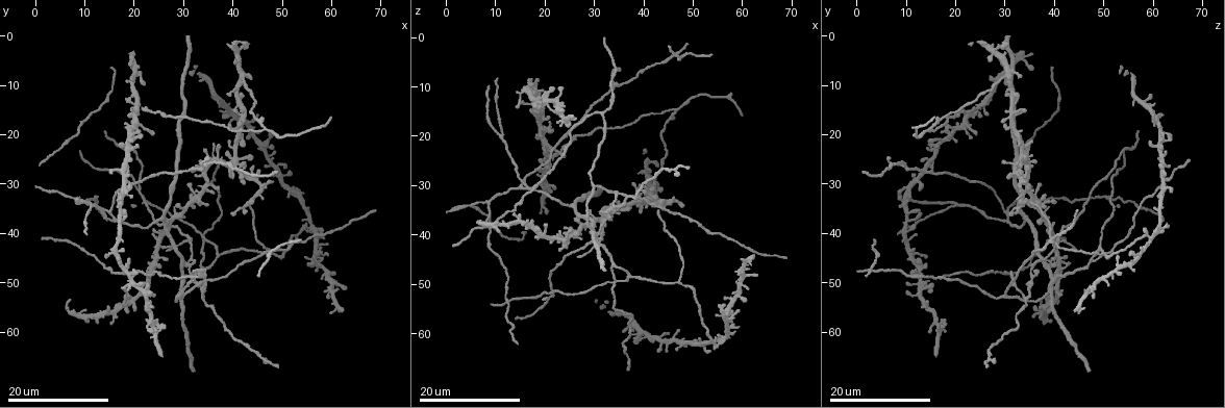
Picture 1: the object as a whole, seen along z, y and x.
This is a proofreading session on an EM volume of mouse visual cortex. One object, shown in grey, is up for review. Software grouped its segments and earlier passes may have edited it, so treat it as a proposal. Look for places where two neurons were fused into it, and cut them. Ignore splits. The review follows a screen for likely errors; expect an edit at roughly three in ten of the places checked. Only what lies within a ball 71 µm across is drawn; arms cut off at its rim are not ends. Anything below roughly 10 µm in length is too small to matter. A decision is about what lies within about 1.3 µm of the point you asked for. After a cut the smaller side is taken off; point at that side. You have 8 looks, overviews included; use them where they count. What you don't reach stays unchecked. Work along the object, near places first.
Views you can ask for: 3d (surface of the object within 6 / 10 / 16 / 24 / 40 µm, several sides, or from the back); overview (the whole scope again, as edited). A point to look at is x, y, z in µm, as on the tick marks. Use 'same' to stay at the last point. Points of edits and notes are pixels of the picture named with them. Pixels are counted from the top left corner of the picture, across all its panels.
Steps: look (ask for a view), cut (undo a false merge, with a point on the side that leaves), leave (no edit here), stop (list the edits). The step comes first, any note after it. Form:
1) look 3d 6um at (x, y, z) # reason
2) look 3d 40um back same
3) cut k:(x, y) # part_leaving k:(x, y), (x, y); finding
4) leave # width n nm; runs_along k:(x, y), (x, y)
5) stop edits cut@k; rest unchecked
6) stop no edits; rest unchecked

look 3d 24um at (30.0, 52.5, 30.5) # branch point

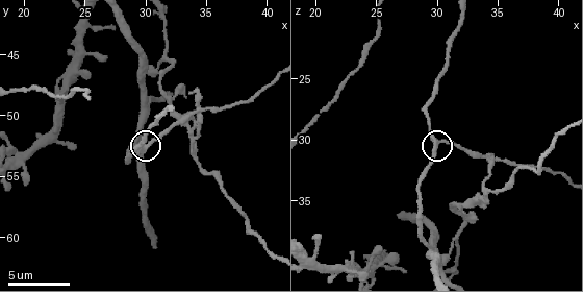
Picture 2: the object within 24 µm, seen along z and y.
look 3d 10um at (30.2, 52.4, 30.4) # closer look

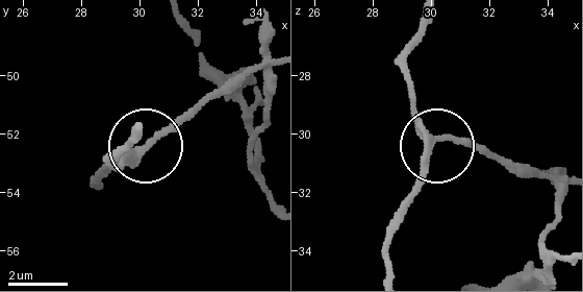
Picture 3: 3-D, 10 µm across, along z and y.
leave # runs_along 3:(385, 274), (430, 147), (459, 140), (495, 154); all the same neuron

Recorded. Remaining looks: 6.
look 3d 16um at (34.6, 50.0, 31.8) # four-way junction

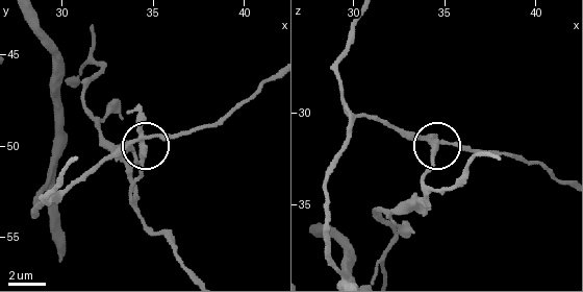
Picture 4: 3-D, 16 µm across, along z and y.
cut 4:(131, 113) # side_arm 45 um; a second neuron is stuck on

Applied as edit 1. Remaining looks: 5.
look overview

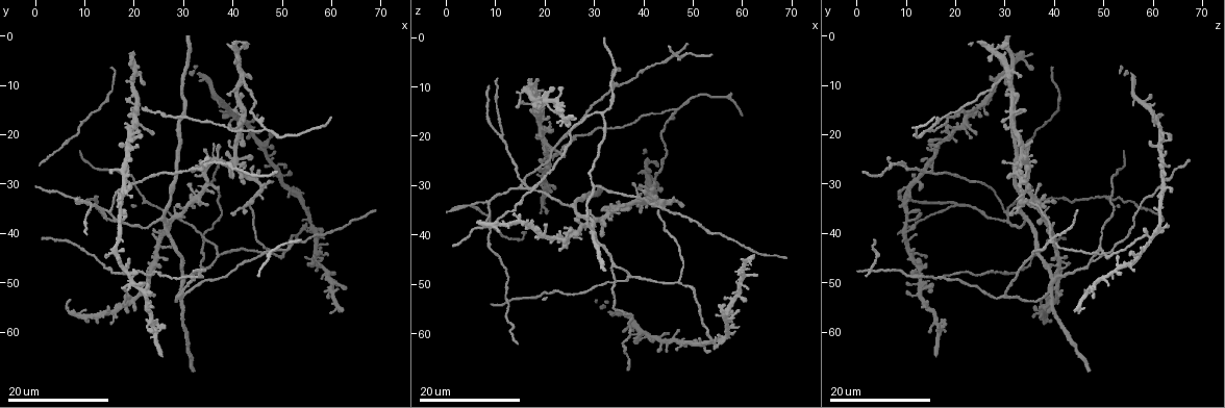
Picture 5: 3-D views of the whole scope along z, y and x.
look 3d 24um at (47.0, 44.5, 49.5) # side arm on a straight run

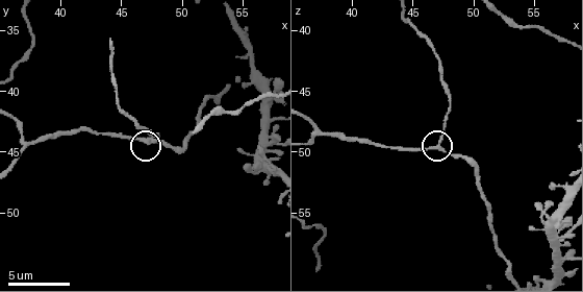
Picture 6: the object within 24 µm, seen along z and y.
look 3d 6um at (46.8, 44.0, 49.6)

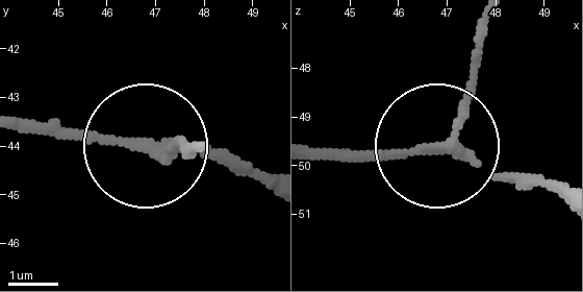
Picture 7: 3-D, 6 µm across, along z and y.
look 3d 6um back at (47.00, 44.00, 49.70)

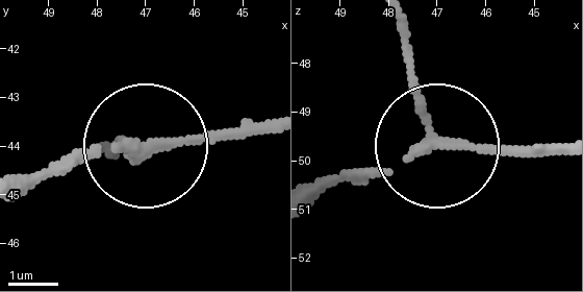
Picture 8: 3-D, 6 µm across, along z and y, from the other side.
leave # arms 3; runs_along 8:(395, 19), (428, 140), (320, 190); one neuron here

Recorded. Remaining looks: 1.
look 3d 10um at (37.0, 44.4, 48.4) # three arms meet

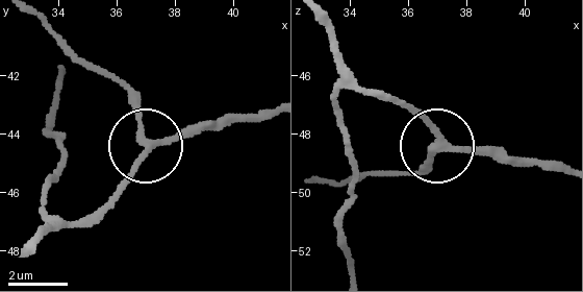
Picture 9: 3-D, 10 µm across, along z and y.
leave # side_arm 41 um; arms 3; one neuron here

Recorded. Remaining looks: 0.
stop edits cut@4; rest unchecked

